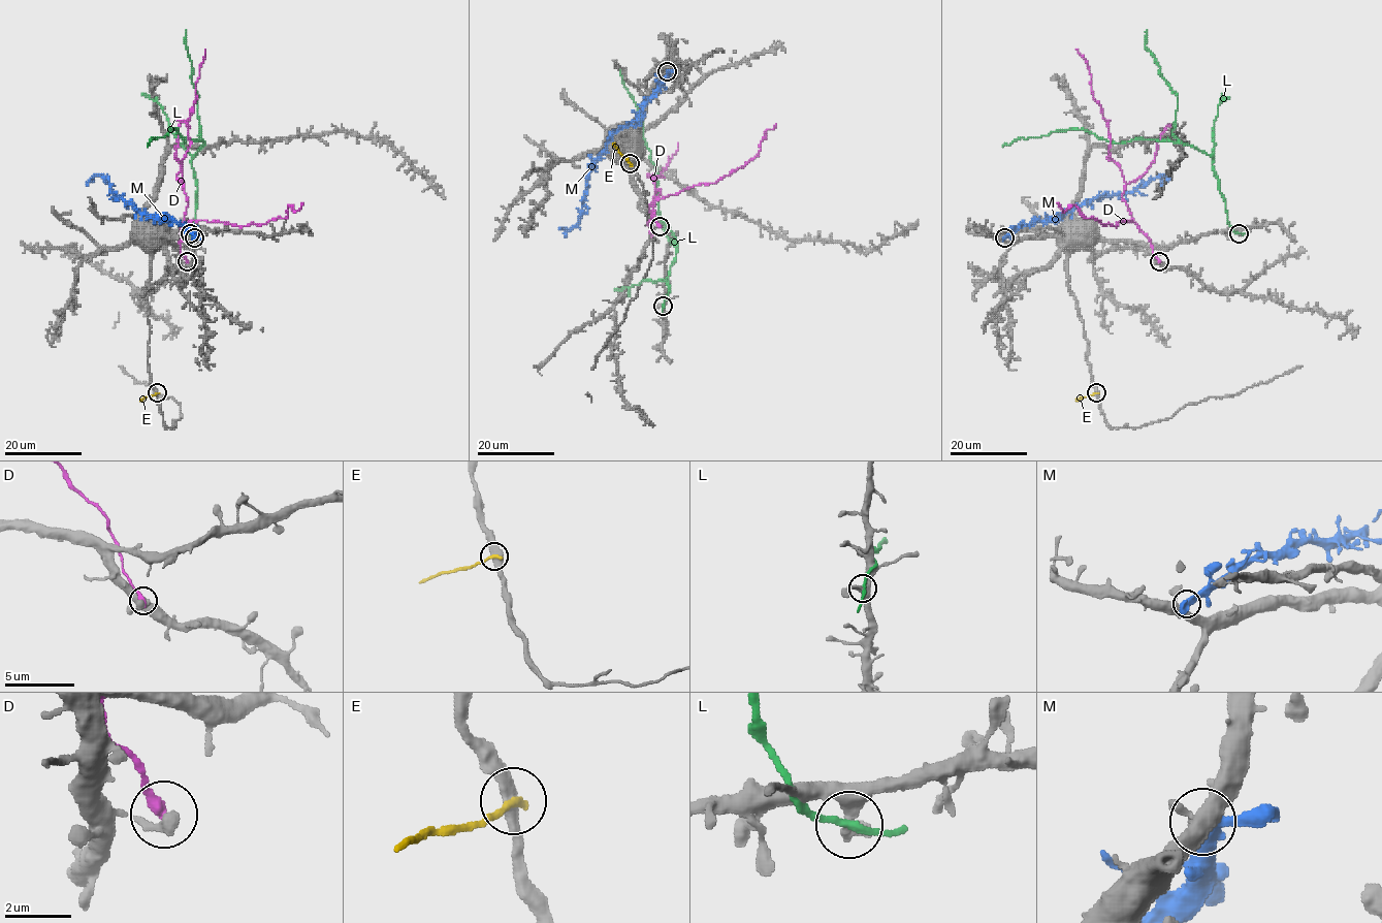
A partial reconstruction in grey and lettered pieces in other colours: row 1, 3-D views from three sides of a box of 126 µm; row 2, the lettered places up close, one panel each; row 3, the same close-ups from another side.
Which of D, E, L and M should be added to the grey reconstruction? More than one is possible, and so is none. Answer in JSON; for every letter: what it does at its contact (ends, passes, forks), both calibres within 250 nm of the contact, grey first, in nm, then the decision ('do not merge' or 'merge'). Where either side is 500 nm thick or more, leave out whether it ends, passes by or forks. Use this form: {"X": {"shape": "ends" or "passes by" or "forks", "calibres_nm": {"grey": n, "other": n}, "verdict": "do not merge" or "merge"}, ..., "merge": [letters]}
{"D": {"shape": "ends", "calibres_nm": {"grey": 400, "other": 340}, "verdict": "do not merge"}, "E": {"shape": "ends", "calibres_nm": {"grey": 440, "other": 240}, "verdict": "do not merge"}, "L": {"shape": "passes by", "calibres_nm": {"grey": 280, "other": 200}, "verdict": "do not merge"}, "M": {"shape": "passes by", "calibres_nm": {"grey": 280, "other": 460}, "verdict": "do not merge"}, "merge": []}

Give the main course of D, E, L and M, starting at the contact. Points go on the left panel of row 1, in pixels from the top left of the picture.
D: (187, 261), (180, 243), (188, 204), (182, 160), (190, 145), (186, 122), (197, 99), (195, 86), (205, 50)
E: (157, 392), (139, 400)
L: (190, 233), (198, 190), (191, 159), (203, 140), (185, 142), (171, 129), (148, 147)
M: (194, 237), (185, 225), (173, 220), (148, 218), (113, 192), (103, 178), (93, 177), (87, 186)

